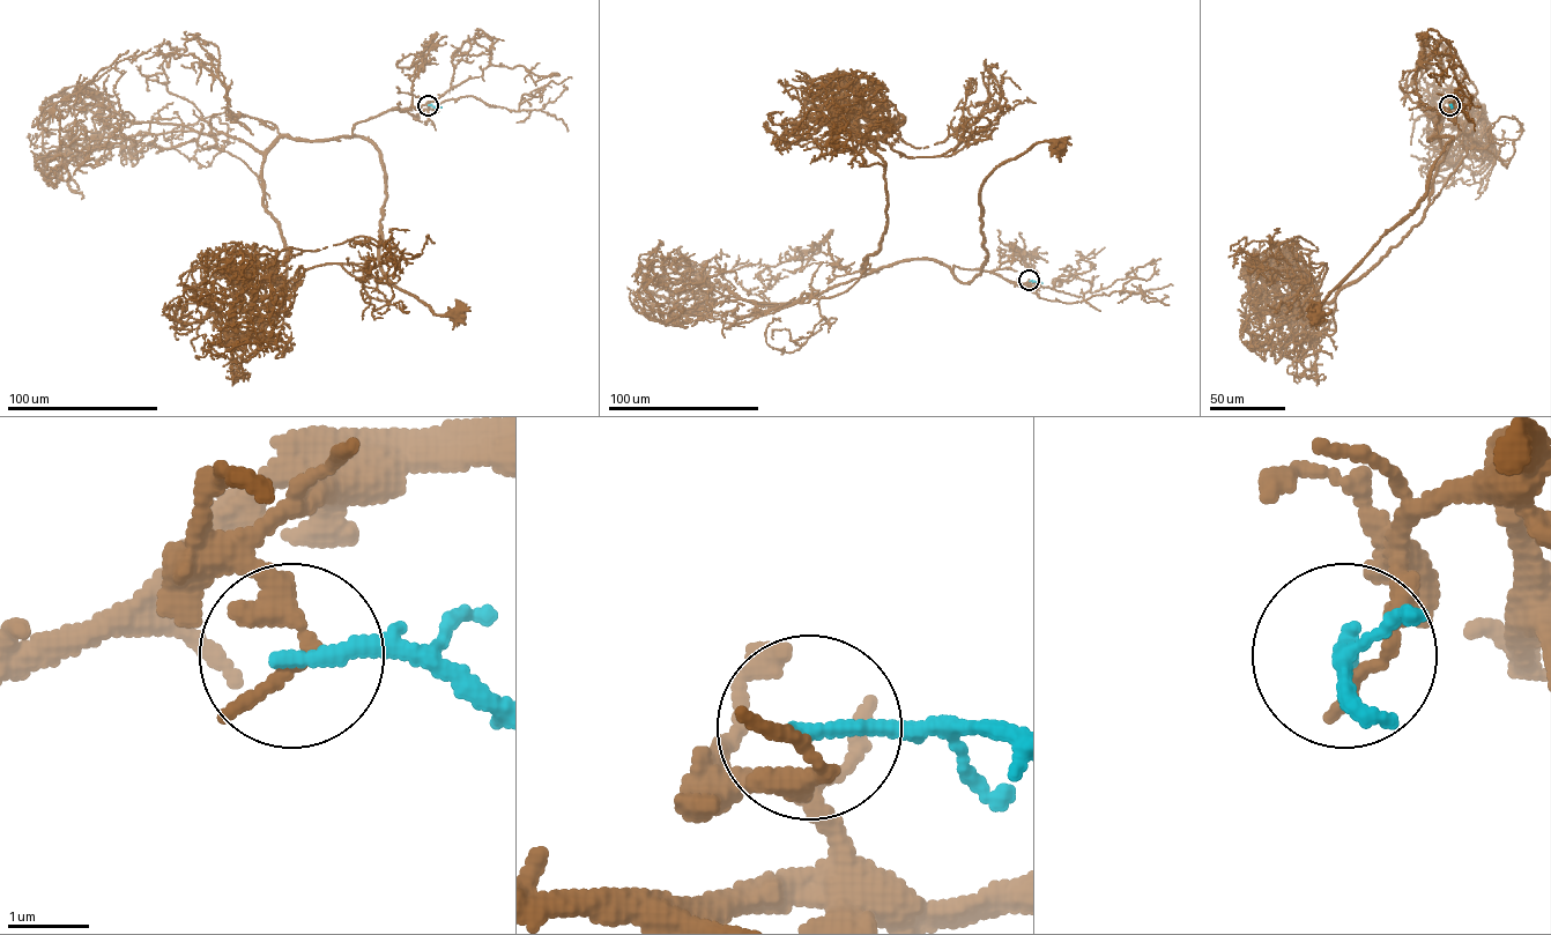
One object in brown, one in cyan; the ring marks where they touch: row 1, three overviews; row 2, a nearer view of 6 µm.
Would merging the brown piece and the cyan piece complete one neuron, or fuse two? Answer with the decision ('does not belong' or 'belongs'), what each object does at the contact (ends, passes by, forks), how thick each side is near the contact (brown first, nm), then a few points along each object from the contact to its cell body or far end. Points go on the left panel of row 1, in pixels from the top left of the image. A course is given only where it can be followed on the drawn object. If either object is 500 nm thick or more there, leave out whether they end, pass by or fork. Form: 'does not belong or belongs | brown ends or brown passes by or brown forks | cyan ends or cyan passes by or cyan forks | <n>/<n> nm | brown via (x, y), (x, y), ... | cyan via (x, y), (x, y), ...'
does not belong | brown ends | cyan ends | 180/190 nm | brown via (428, 105), (370, 117), (357, 123), (351, 135), (368, 139), (384, 164), (381, 273), (435, 313), (458, 314) | cyan via (428, 105), (442, 106)

